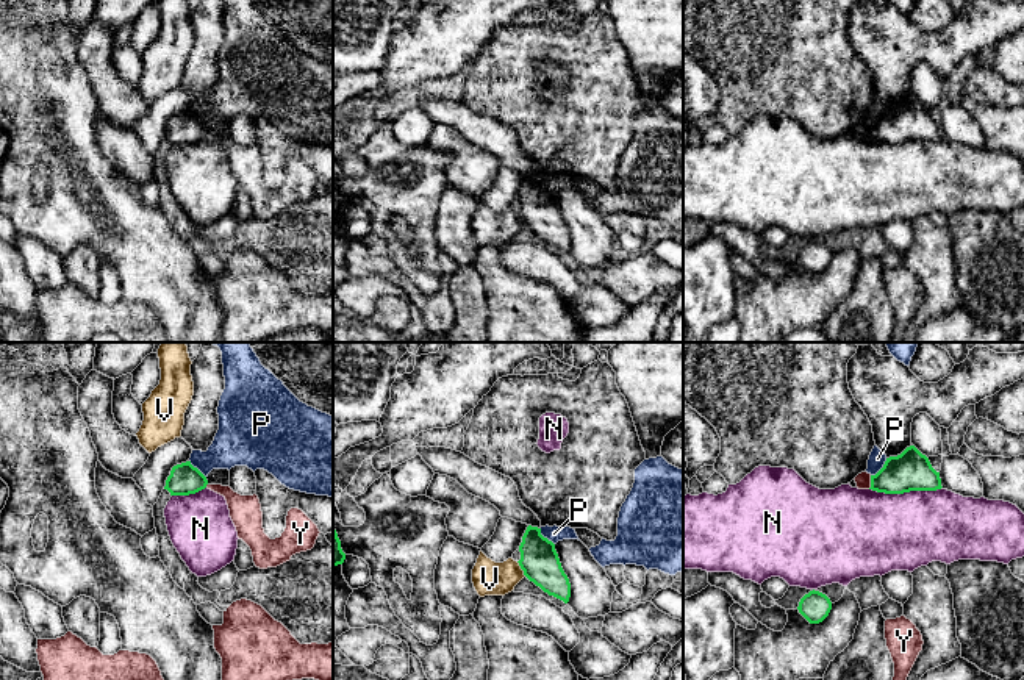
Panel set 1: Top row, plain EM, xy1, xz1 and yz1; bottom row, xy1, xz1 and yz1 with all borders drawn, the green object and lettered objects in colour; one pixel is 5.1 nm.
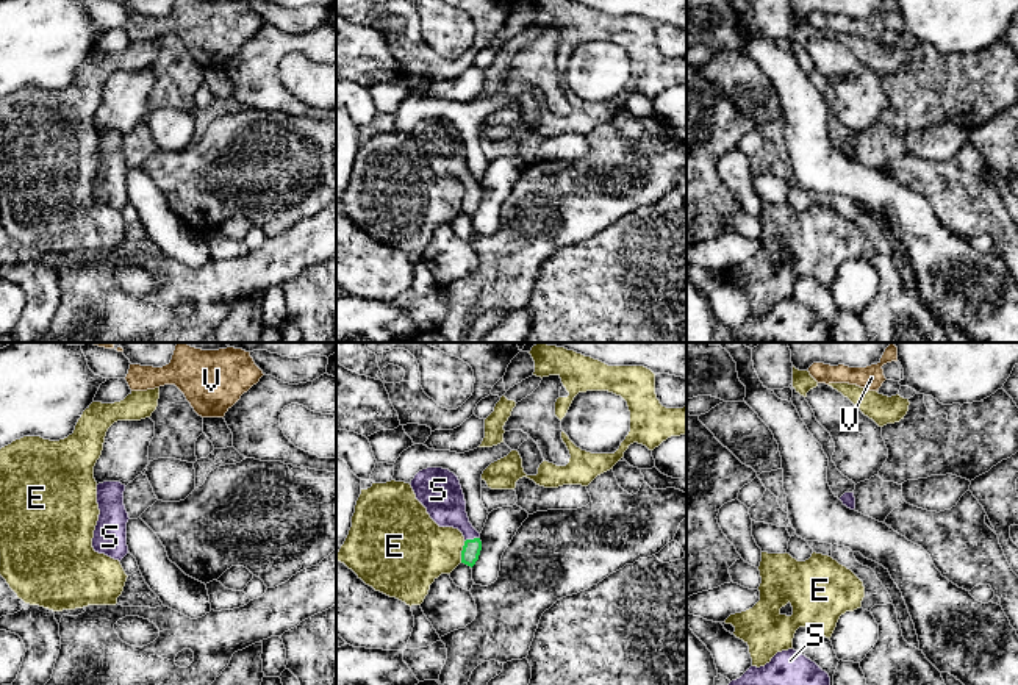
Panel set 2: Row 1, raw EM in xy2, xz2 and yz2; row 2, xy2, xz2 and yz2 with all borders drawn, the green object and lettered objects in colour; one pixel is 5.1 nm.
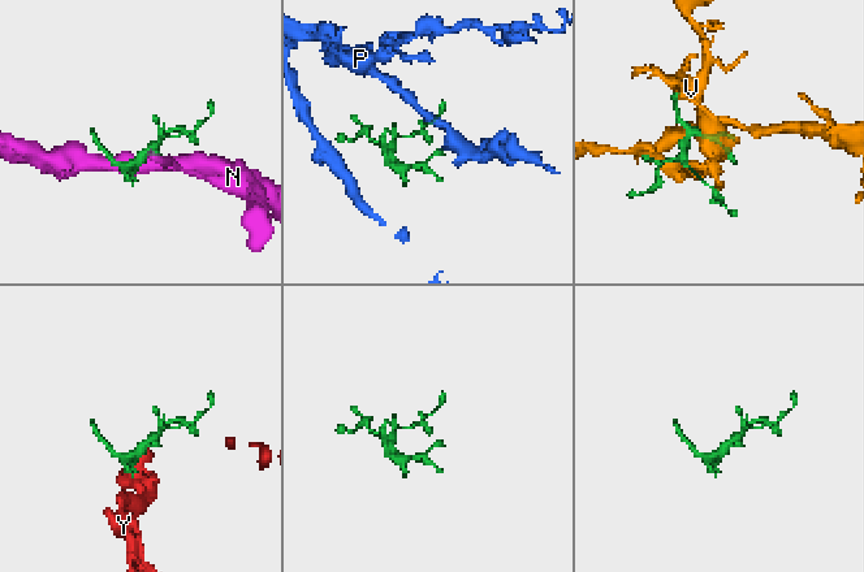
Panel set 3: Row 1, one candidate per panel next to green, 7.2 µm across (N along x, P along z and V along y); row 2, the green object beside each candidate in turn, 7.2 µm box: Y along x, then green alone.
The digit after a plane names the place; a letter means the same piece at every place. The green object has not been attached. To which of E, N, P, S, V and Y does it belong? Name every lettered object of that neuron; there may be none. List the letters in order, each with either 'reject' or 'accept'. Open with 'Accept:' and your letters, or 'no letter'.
Accept: S
E: reject
N: reject
P: reject
S: accept
V: reject
Y: reject

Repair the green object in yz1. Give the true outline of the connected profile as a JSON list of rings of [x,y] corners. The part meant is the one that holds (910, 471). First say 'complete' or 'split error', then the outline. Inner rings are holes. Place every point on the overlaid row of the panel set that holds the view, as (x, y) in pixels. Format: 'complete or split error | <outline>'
complete | [[[910,446],[900,455],[886,458],[883,467],[871,475],[869,489],[885,494],[904,494],[941,488],[940,472],[932,467],[926,455]]]

